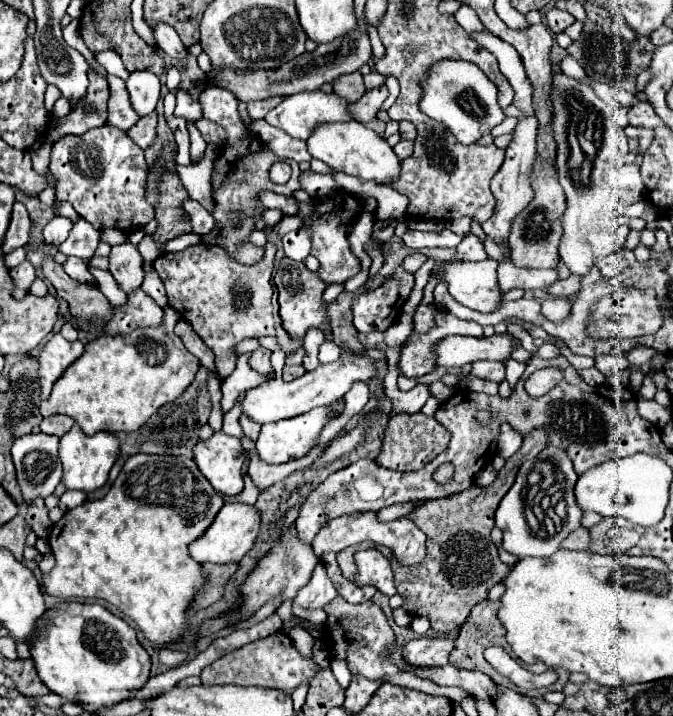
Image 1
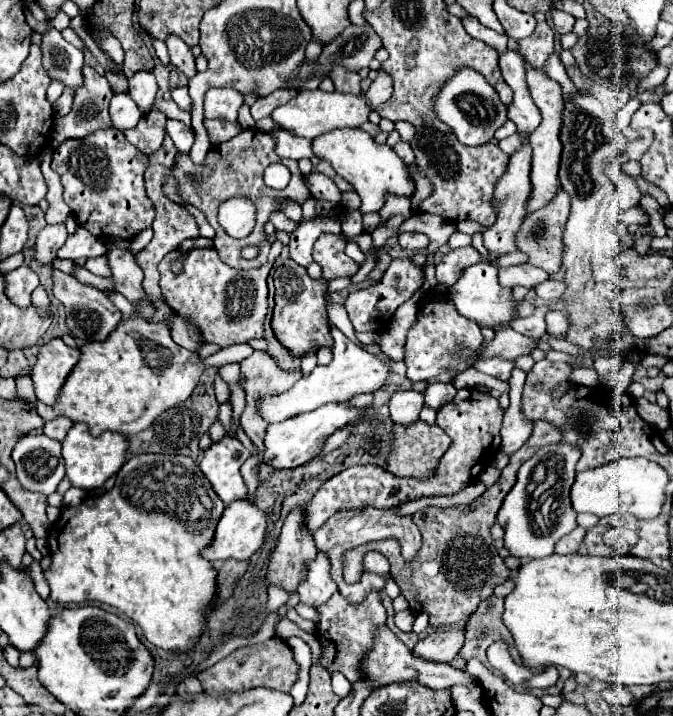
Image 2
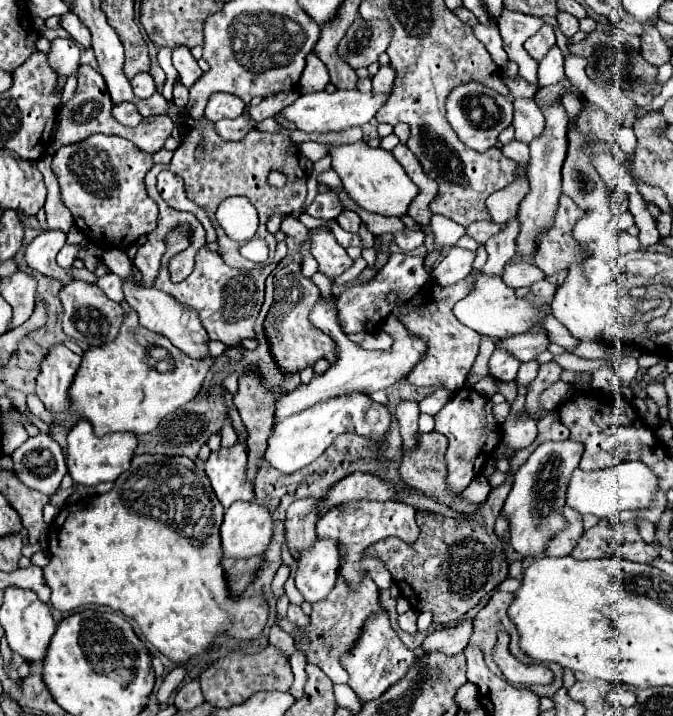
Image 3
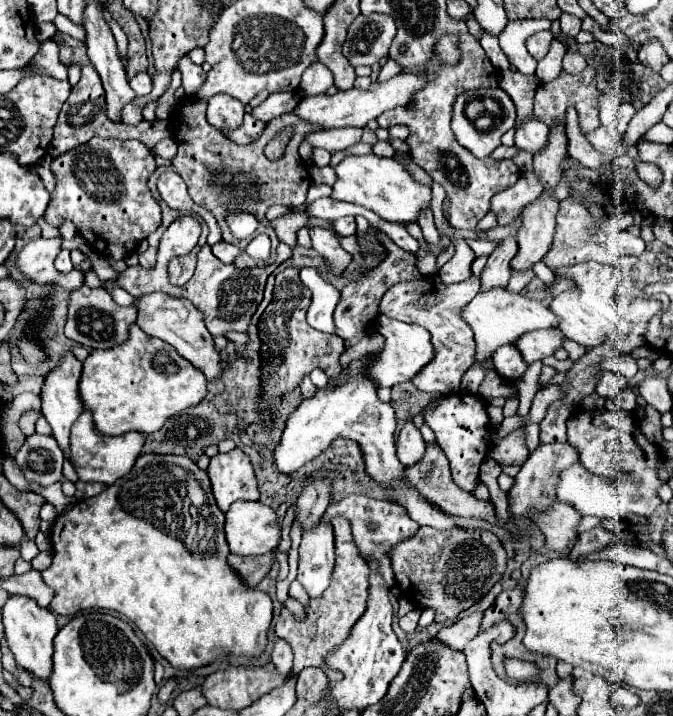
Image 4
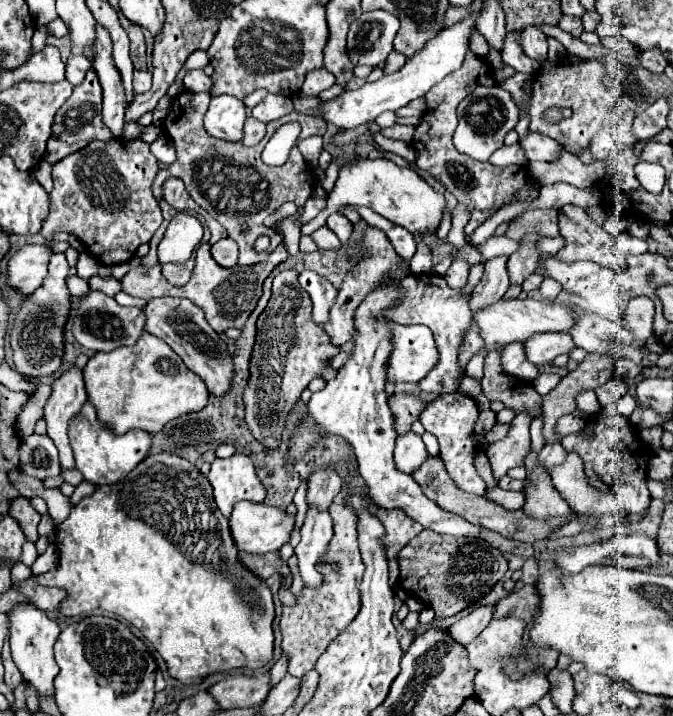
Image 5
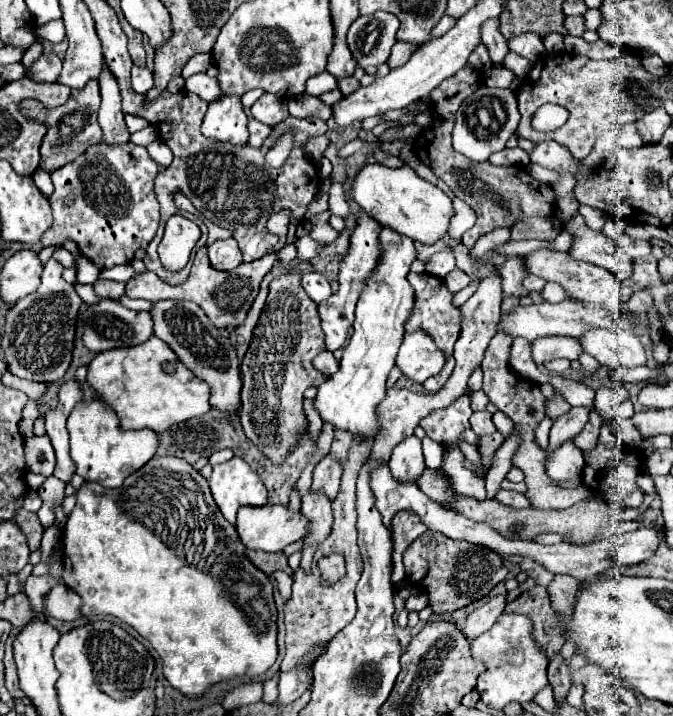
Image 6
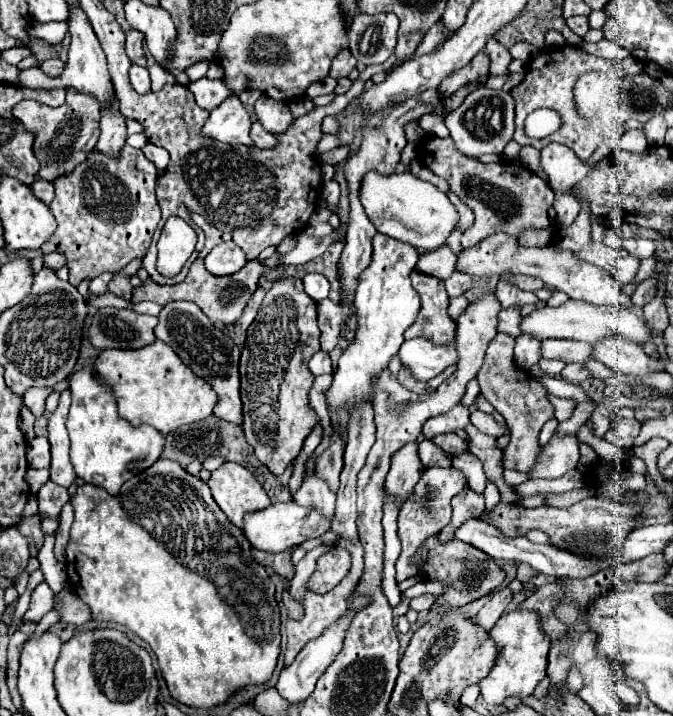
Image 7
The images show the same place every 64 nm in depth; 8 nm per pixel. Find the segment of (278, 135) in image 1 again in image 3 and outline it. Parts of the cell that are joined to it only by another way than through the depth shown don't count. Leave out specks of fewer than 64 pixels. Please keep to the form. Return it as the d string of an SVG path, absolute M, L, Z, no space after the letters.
M302 142L302 144L296 144L294 150L296 150L296 152L300 150L300 154L306 156L306 158L310 158L312 162L318 162L320 158L324 158L324 156L328 154L326 148L324 148L322 144L316 144L316 142Z

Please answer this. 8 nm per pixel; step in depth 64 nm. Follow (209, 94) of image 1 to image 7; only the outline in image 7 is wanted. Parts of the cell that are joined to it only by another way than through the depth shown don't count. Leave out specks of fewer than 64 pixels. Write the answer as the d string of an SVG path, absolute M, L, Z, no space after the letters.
M230 96L216 110L210 112L208 122L204 124L204 136L226 144L244 144L252 146L250 138L250 114L238 100L238 96Z

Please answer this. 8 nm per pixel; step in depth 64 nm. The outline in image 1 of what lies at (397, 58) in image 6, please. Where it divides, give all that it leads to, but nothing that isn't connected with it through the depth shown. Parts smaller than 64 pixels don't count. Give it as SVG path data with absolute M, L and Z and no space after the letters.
M386 84L372 88L372 90L366 90L366 94L358 102L352 104L350 112L358 122L372 122L372 120L376 120L376 112L380 110L380 106L386 98L388 98Z

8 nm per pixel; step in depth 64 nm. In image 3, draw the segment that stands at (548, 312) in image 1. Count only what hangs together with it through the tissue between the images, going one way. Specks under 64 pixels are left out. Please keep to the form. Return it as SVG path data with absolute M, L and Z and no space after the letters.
M550 314L550 316L546 316L546 320L544 320L544 328L550 332L550 338L552 338L552 342L556 342L556 344L560 344L564 350L574 350L580 342L576 340L576 338L572 338L570 336L570 332Z

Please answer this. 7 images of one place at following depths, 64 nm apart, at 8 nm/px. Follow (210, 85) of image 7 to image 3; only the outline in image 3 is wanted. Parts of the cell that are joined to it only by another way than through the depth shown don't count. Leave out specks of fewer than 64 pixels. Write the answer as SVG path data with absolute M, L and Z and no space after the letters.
M178 46L174 48L172 52L172 62L174 62L174 68L178 70L180 74L180 82L186 86L186 88L192 88L192 84L204 74L198 66L198 62L192 58L190 50L186 46Z

